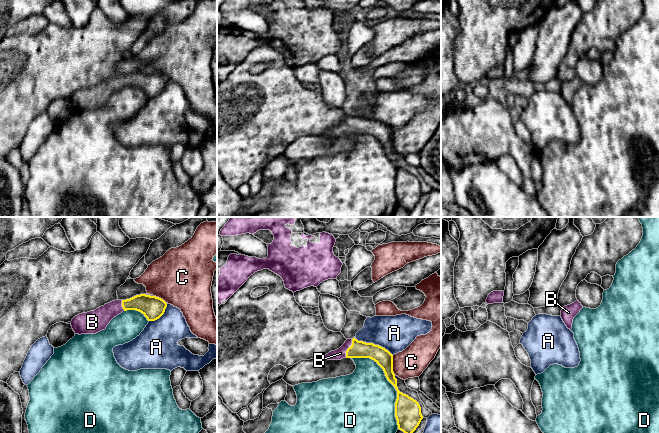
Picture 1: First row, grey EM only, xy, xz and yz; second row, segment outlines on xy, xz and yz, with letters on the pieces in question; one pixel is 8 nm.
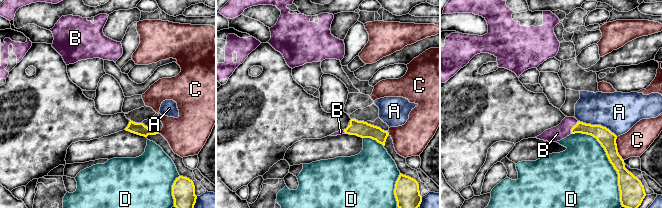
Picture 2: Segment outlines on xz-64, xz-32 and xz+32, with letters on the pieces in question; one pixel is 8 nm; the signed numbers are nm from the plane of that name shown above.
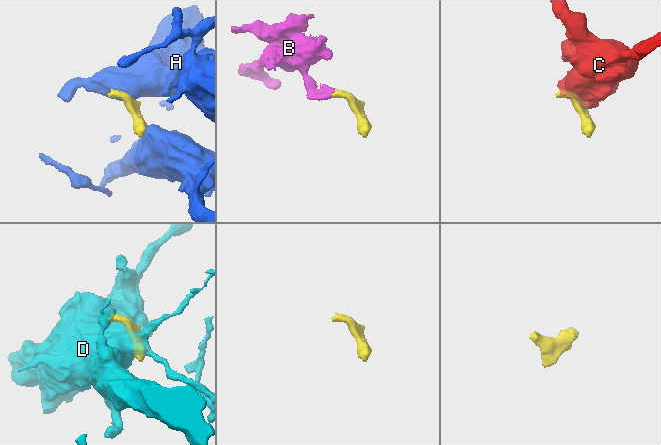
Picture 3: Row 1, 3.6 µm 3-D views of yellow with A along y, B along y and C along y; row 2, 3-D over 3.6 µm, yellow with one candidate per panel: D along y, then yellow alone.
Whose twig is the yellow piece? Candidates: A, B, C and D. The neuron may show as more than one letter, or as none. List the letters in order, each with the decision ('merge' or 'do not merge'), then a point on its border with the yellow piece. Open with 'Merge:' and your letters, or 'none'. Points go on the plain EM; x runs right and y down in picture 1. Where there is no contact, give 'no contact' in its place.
Merge: B
A: do not merge; contact xz (374, 120)
B: merge; contact xz (348, 124)
C: do not merge; contact xz (392, 141)
D: do not merge; contact xz (390, 158)

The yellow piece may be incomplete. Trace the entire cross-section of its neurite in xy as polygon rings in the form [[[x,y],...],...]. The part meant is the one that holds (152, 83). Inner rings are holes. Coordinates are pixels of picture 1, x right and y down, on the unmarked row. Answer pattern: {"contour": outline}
{"contour": [[[140,70],[126,76],[115,76],[94,87],[79,90],[70,100],[75,110],[96,110],[105,106],[110,97],[123,87],[136,86],[148,97],[155,97],[164,90],[166,83],[167,79],[163,75]]]}

